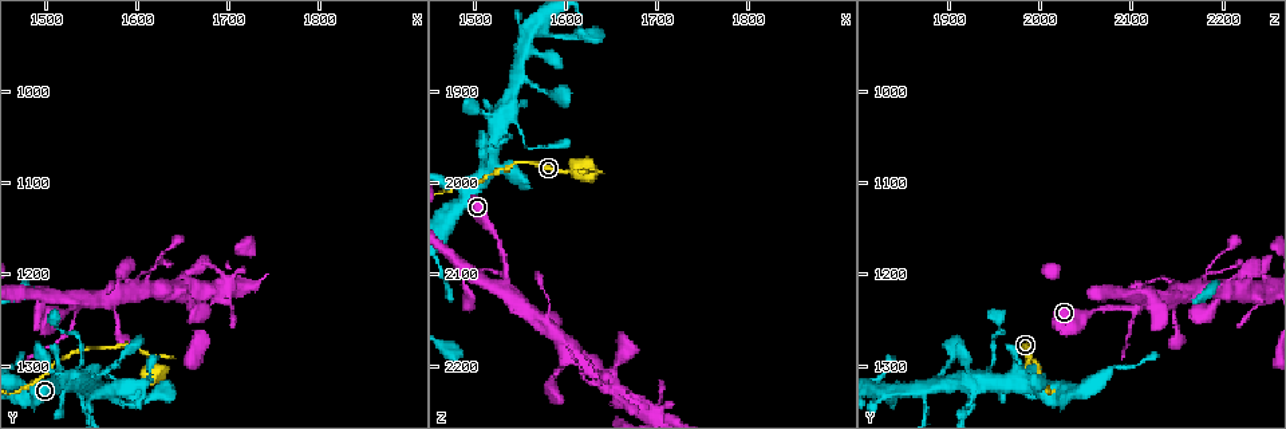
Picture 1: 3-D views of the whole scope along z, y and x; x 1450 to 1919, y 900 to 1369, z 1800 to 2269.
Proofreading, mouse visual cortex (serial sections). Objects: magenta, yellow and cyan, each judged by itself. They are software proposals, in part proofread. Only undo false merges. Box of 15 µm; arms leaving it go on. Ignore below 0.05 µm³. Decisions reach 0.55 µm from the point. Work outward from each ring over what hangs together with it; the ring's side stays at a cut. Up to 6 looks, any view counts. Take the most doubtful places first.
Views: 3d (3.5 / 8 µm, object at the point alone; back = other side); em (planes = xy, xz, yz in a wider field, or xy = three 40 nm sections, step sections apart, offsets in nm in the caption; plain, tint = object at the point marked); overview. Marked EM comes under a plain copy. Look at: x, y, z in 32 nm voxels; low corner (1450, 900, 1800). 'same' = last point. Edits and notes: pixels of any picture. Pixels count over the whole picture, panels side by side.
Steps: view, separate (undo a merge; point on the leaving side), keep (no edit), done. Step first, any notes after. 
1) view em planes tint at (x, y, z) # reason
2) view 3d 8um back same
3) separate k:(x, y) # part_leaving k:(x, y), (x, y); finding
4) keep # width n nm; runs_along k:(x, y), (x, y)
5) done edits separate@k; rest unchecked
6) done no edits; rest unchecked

view 3d 3.5um at (1615, 1300, 1985) # calibre changes

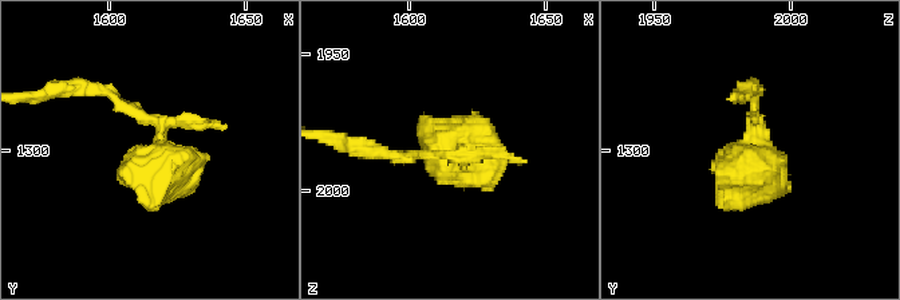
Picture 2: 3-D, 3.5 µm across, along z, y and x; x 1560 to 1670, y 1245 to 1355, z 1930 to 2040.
view em planes tint at (1618, 1296, 1986) # shape alone is not enough

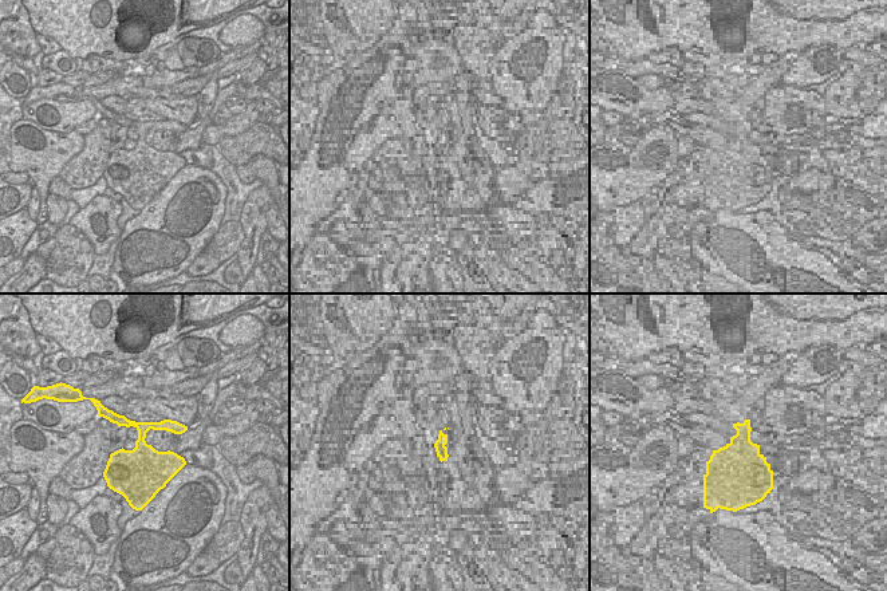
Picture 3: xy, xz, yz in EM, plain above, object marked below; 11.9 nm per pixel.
keep # runs_along 2:(90, 87), (160, 125), (147, 206); continuous, no second cell

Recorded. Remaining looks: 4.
view 3d 8um at (1530, 1315, 1925) # abrupt turn

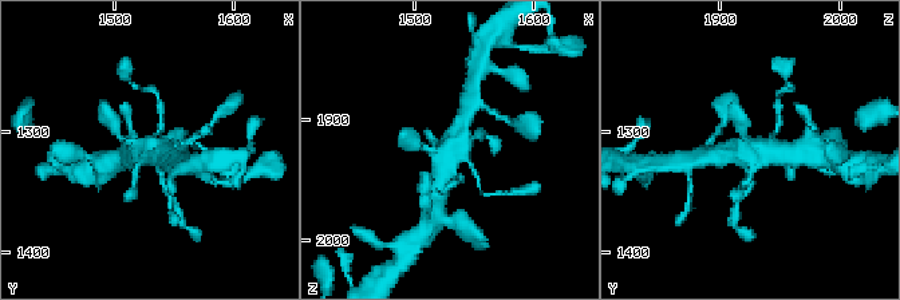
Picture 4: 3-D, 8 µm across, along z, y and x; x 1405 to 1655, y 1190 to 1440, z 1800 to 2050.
view 3d 3.5um at (1530, 1316, 1926)

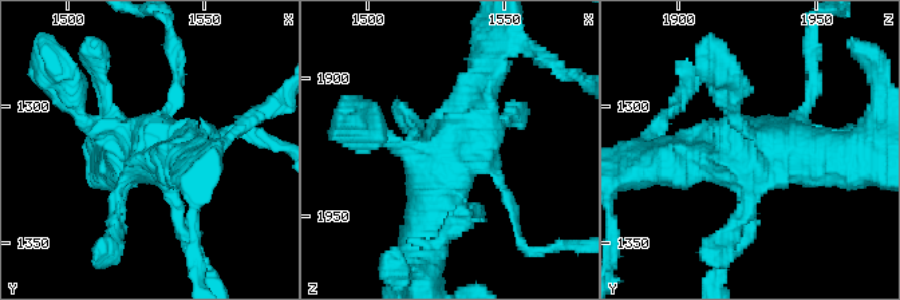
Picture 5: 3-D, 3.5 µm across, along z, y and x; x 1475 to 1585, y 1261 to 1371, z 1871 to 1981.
view em xy step 1 tint at (1530, 1314, 1929) # need the tissue

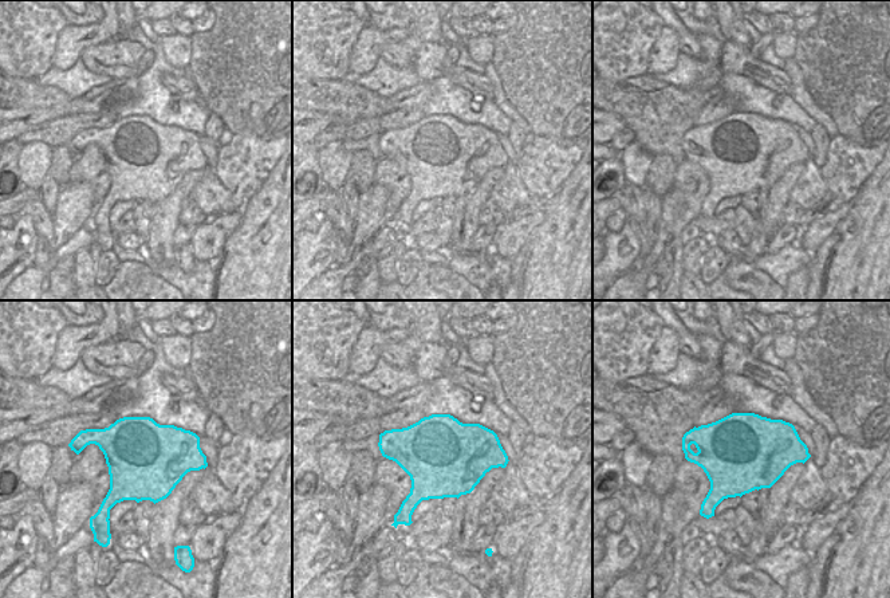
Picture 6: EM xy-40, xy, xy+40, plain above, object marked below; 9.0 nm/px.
keep # runs_along 5:(417, 259), (470, 97); all the same cell

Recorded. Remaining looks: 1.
done no edits; rest unchecked

